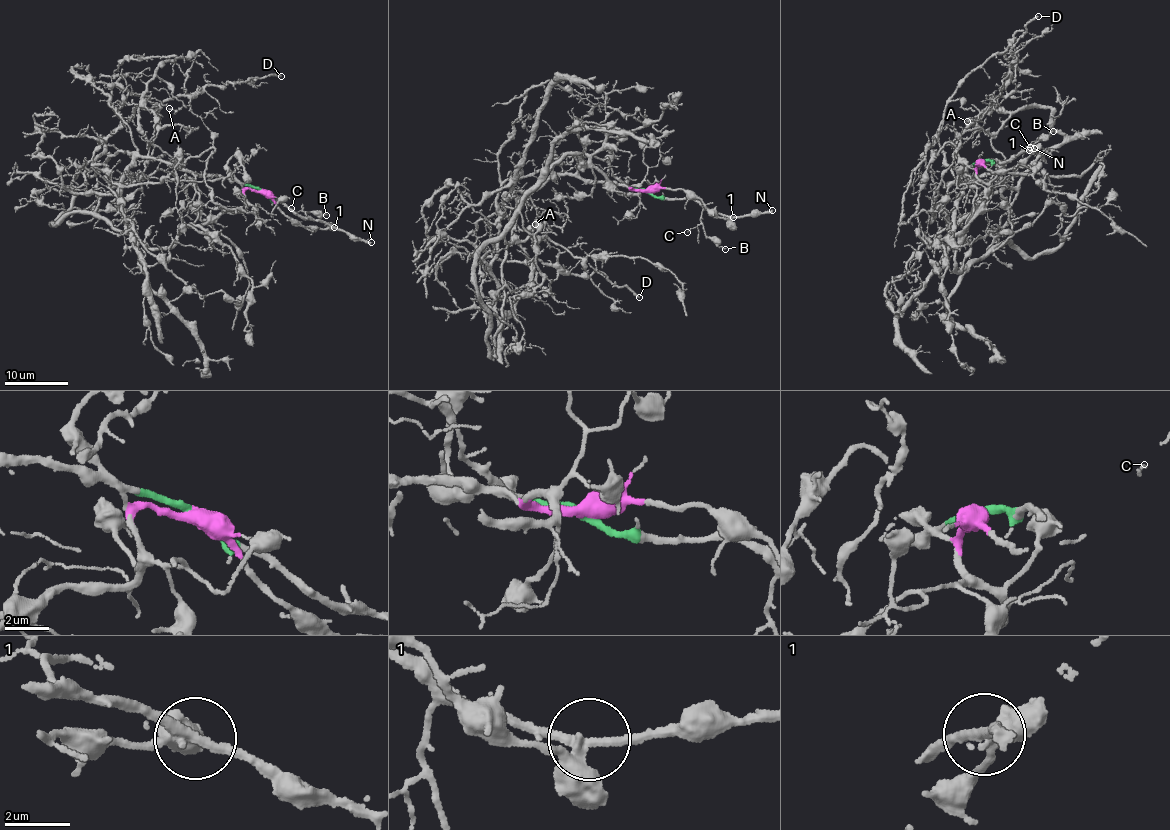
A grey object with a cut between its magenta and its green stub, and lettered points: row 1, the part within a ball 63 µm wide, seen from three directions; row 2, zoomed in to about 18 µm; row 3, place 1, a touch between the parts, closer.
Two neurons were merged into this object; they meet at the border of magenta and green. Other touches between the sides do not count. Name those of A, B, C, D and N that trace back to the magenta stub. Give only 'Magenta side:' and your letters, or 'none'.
Magenta side: A, D

